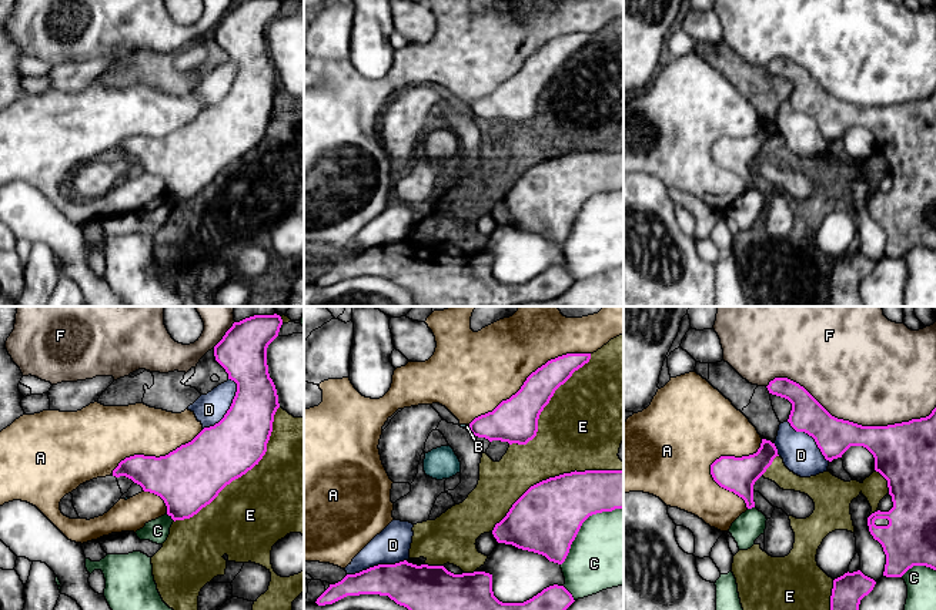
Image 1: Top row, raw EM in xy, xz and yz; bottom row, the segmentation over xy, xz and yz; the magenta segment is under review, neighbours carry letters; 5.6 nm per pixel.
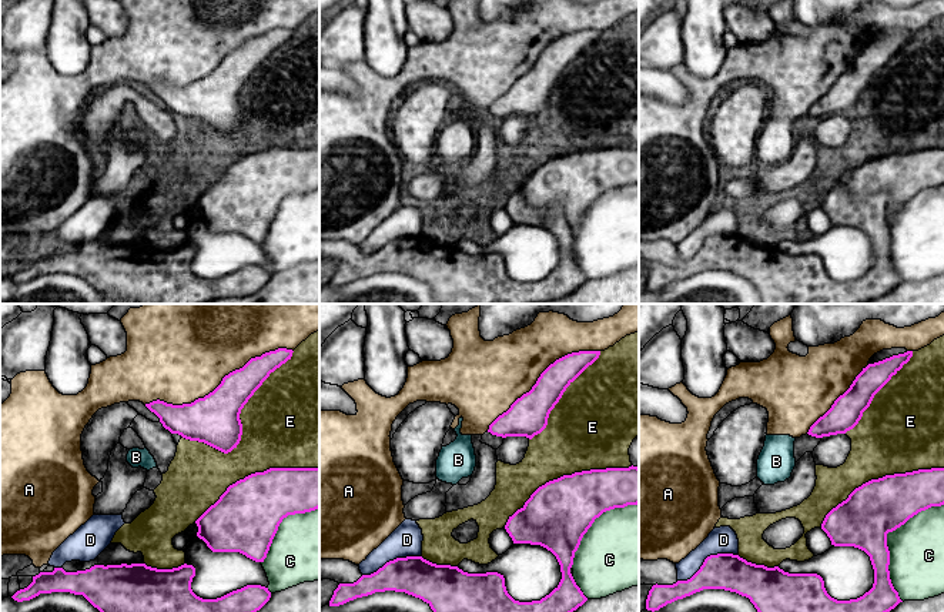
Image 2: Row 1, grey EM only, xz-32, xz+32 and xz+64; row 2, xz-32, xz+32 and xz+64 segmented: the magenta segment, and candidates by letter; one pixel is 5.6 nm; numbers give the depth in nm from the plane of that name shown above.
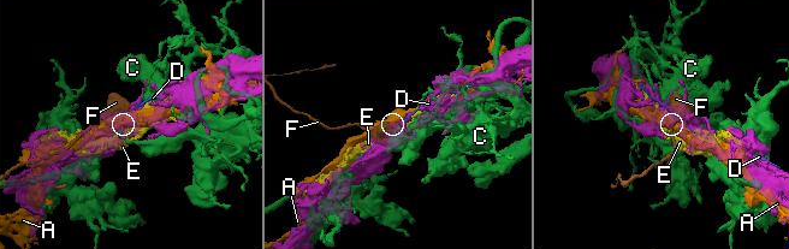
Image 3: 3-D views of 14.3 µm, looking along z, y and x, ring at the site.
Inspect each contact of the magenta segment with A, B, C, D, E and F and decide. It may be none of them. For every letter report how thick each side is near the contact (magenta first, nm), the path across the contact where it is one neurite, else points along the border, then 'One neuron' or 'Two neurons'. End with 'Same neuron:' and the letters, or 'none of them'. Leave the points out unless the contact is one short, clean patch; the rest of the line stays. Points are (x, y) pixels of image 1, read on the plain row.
A: Thickness 260 nm (magenta) against 420 nm. Two neurons
B: Thickness 240 nm (magenta) against 30 nm. Boundary: xz (468, 106), (470, 110). Two neurons
C: Thickness 380 nm (magenta) against 420 nm. Two neurons
D: Thickness 320 nm (magenta) against 170 nm. Two neurons
E: Thickness 340 nm (magenta) against 440 nm. Two neurons
F: Thickness 220 nm (magenta) against 500 nm. Two neurons
Same neuron: none of them

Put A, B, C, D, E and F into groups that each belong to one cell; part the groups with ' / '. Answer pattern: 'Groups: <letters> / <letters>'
Groups: A B / C / D / E / F

